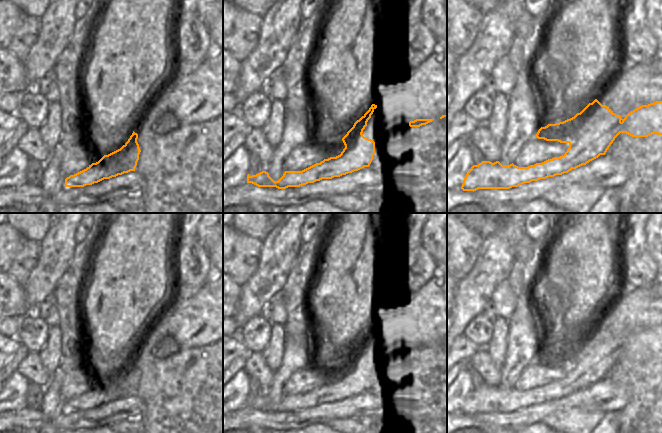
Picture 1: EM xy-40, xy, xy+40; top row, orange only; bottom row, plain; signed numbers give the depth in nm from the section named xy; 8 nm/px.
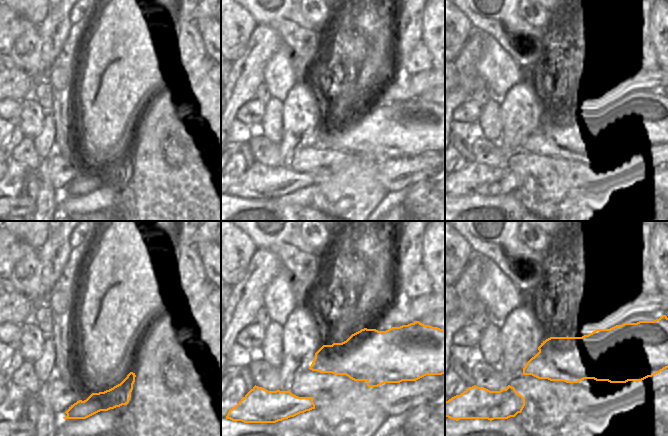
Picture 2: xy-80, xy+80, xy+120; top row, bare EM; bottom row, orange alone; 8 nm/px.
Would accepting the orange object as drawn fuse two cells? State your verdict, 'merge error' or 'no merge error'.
merge error

